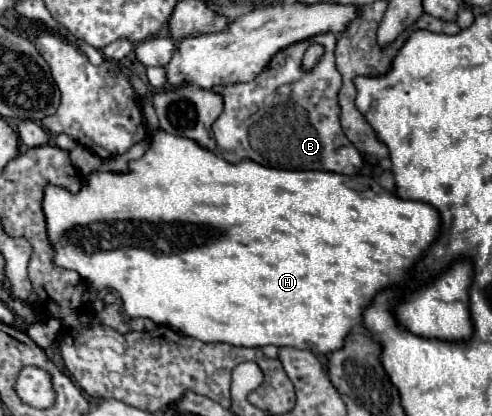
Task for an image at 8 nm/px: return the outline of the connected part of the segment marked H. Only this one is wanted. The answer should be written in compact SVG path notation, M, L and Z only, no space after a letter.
M158 131L146 155L140 161L130 163L128 173L102 173L96 171L84 177L82 189L72 195L62 187L48 185L44 193L44 215L48 223L48 237L56 249L56 265L68 267L86 279L90 289L112 287L130 317L148 317L158 325L168 325L184 335L200 341L222 341L234 347L296 347L308 349L316 355L330 355L344 347L348 333L362 325L362 313L372 303L376 293L392 287L402 287L412 273L412 267L422 261L430 245L440 233L440 213L422 201L400 199L398 195L380 187L372 177L338 175L324 171L284 171L262 167L250 159L236 165L226 163L212 151L202 149L192 139L176 137L166 131Z

